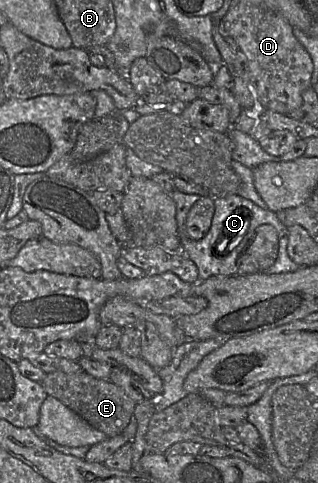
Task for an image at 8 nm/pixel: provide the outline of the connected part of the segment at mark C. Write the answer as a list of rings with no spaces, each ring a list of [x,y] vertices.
[[[177,190],[169,195],[171,195],[171,198],[176,203],[176,219],[181,251],[196,264],[200,281],[215,275],[236,275],[237,259],[249,247],[255,235],[256,228],[261,224],[273,225],[279,235],[278,257],[275,263],[265,270],[264,273],[278,274],[293,272],[300,268],[288,254],[288,228],[284,225],[278,213],[268,208],[261,208],[253,201],[239,194],[214,198],[215,211],[210,229],[202,239],[193,240],[188,236],[186,231],[186,218],[191,207],[199,201],[202,196],[199,194],[186,194]]]

